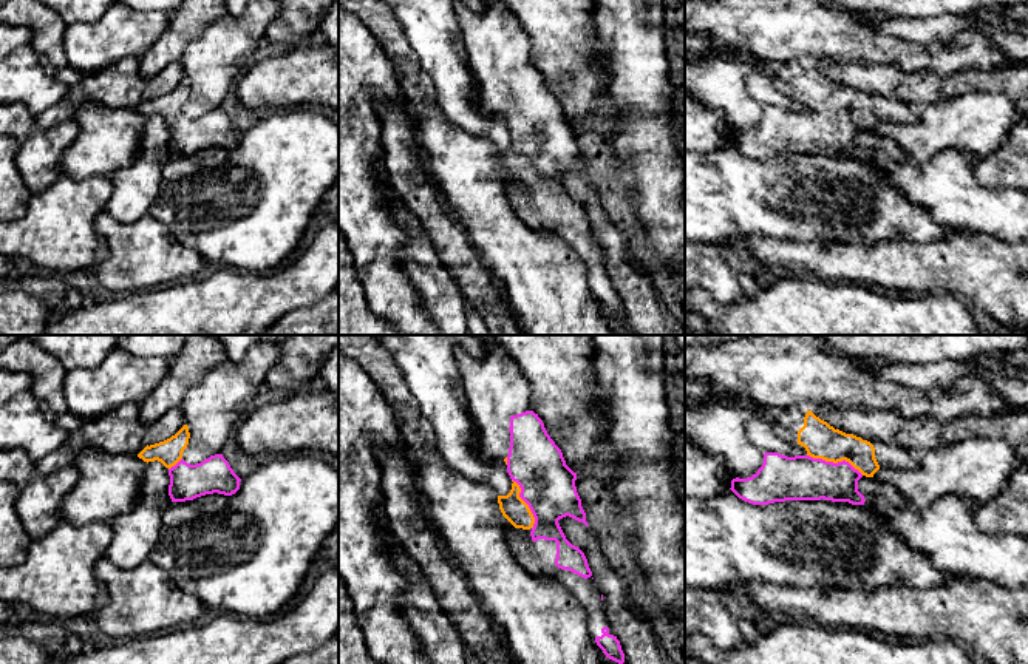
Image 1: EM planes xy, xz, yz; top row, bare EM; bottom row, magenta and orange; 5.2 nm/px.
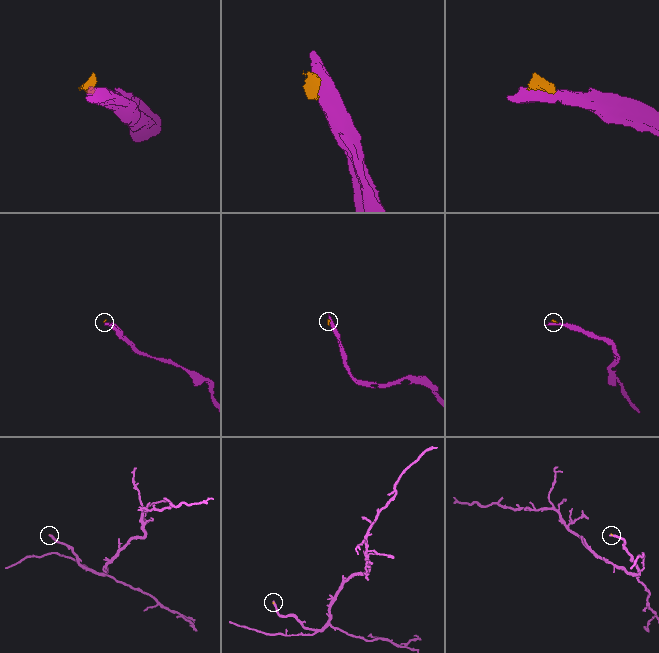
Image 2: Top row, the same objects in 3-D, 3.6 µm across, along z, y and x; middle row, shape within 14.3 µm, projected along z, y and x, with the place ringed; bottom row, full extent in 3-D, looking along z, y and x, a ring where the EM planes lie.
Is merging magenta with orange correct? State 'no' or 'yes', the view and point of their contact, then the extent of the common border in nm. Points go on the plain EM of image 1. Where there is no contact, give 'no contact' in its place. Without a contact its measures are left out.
yes | yz (835, 118) | 320 nm

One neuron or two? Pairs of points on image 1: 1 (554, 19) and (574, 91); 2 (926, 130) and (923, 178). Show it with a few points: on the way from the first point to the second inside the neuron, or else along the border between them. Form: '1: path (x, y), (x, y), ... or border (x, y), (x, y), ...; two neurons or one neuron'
1: path (563, 37), (563, 51), (572, 73); one neuron
2: border (894, 142), (915, 161), (959, 150); two neurons

